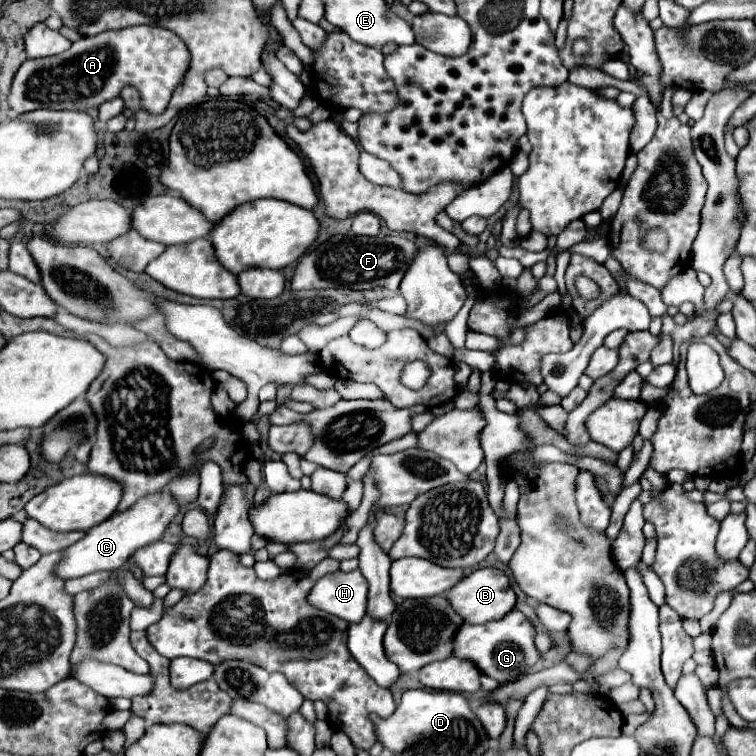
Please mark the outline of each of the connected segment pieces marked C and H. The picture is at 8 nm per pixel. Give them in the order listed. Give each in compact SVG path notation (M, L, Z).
M164 491L162 495L150 495L148 499L140 499L140 503L136 503L132 509L112 515L112 519L106 519L104 523L92 527L84 539L66 547L54 569L54 575L66 581L66 579L74 579L98 571L116 571L128 561L128 557L136 549L162 539L166 525L172 521L176 513L178 513L178 505L168 491Z
M358 569L350 573L336 571L314 583L308 603L348 623L358 623L366 615L366 593L368 583Z

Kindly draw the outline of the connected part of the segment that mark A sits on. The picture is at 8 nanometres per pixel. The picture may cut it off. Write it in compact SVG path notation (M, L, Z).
M136 25L118 31L104 31L74 41L72 47L60 55L26 59L12 81L8 99L16 113L34 109L86 111L120 97L120 91L132 85L140 93L142 109L158 115L166 109L172 91L186 77L184 73L190 71L190 61L192 57L184 41L168 29Z

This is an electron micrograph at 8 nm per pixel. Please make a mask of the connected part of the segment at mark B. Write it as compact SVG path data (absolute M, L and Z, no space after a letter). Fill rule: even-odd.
M482 567L482 569L476 569L474 573L470 573L470 575L462 577L452 589L448 589L444 593L444 597L448 597L450 607L464 619L464 623L470 623L470 625L480 625L480 623L500 619L516 603L516 595L510 589L506 573L496 569L496 567Z

